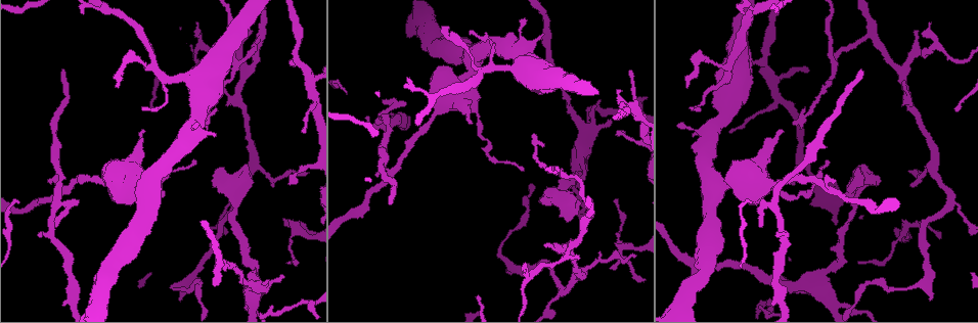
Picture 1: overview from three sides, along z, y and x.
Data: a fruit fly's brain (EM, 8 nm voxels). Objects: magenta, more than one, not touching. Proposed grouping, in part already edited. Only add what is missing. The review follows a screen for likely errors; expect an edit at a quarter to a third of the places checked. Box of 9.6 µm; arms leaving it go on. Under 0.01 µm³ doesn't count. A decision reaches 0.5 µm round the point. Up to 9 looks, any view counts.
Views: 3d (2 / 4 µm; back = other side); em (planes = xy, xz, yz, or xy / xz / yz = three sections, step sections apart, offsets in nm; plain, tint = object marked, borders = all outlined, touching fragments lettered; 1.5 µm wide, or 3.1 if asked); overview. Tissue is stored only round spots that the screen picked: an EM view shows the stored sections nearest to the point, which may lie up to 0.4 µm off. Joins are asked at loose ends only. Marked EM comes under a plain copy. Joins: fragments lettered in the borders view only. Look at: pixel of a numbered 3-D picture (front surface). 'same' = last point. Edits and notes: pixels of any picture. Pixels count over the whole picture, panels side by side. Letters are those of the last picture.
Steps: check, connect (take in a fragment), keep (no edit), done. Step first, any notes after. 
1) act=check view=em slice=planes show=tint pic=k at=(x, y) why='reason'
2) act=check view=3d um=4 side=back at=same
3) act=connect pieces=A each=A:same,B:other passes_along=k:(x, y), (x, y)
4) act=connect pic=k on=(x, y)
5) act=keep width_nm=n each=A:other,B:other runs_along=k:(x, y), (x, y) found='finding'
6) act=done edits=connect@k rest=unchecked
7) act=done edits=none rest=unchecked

act=check view=em slice=xz step=8 show=tint pic=1 at=(859, 261)

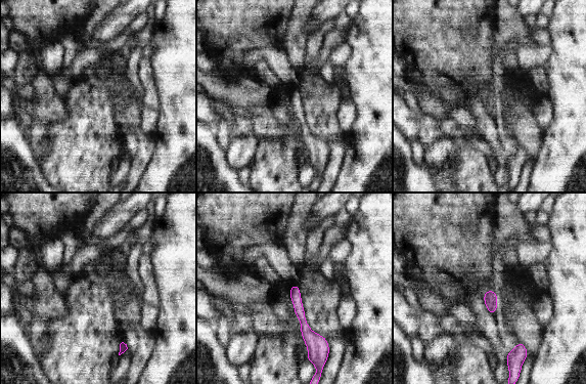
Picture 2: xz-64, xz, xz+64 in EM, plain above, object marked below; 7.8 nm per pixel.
act=check view=em slice=planes show=borders at=same

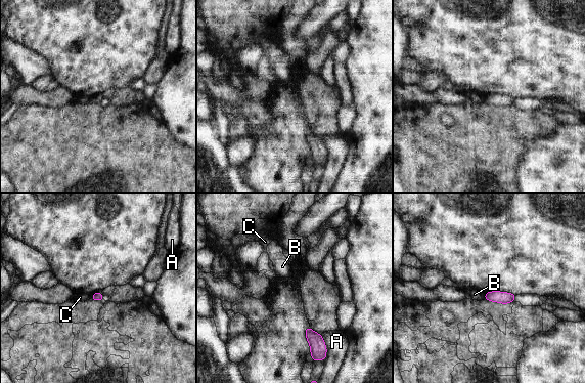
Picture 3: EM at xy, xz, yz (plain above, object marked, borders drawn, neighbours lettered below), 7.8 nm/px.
act=keep longest_contact=A:170nm each=A:other,B:other,C:other found='no lettered fragment goes on from it'

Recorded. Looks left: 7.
act=check view=3d um=4 pic=1 at=(879, 182) why='branch stops here'

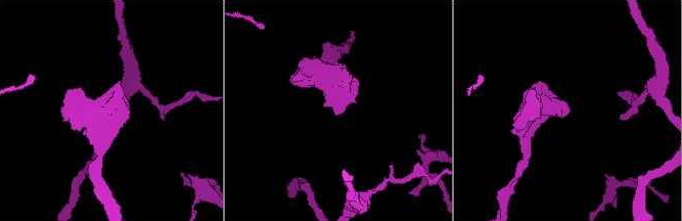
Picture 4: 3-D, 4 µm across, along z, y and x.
act=check view=em slice=planes show=borders pic=4 at=(335, 112) why='now the EM'

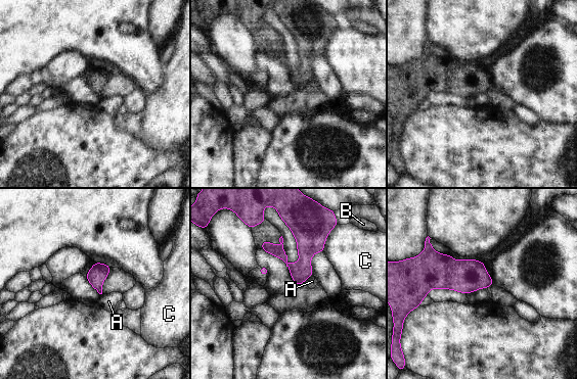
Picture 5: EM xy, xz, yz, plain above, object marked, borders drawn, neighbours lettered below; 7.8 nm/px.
act=keep each=A:other,B:other,C:other border=5:(312, 275), (303, 282) found='no lettered fragment goes on from it'

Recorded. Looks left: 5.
act=check view=3d um=4 pic=1 at=(545, 247) why='branch stops here'

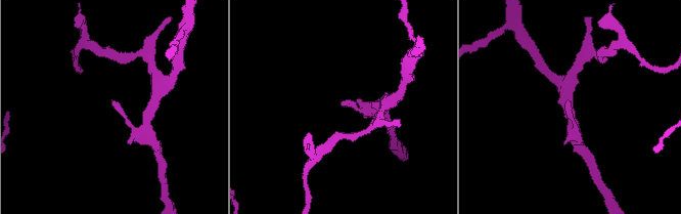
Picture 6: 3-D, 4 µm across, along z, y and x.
act=check view=em slice=yz step=8 show=tint pic=6 at=(566, 100) why='now the EM'

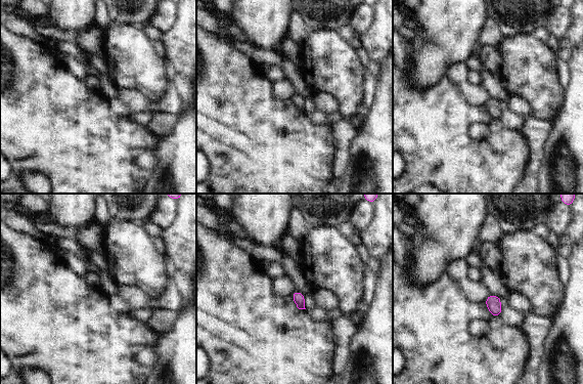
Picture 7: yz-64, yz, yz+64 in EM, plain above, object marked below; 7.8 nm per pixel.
act=check view=em slice=planes show=borders at=same why='cut it another way'

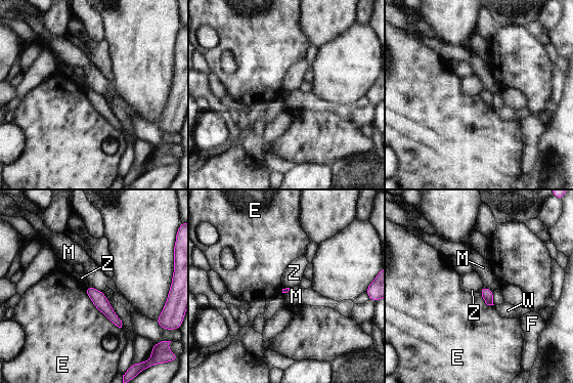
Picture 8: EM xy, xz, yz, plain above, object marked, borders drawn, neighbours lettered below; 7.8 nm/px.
act=keep each=E:other,F:other,M:other,W:other,Z:other border=8:(483, 286), (479, 292) found='no lettered fragment goes on from it'

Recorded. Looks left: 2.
act=check view=3d um=4 side=back pic=1 at=(196, 22) why='free end'

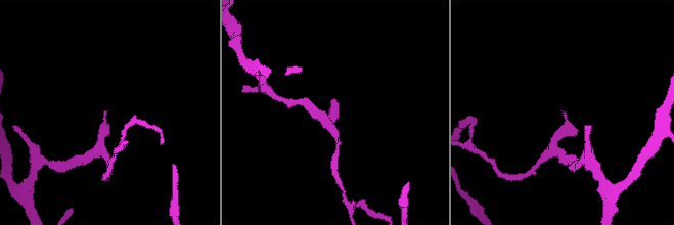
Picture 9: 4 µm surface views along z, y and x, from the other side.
act=check view=em slice=planes show=borders pic=9 at=(562, 112) why='need the tissue'

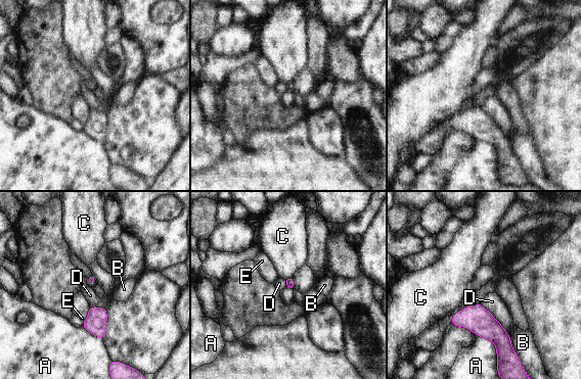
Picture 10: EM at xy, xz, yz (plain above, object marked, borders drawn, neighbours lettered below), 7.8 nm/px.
act=keep longest_contact=D:360nm each=A:other,B:other,C:other,D:other,E:other border=10:(480, 303), (493, 316), (510, 337) found='none of them fits'

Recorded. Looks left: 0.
act=done edits=none rest=unchecked

